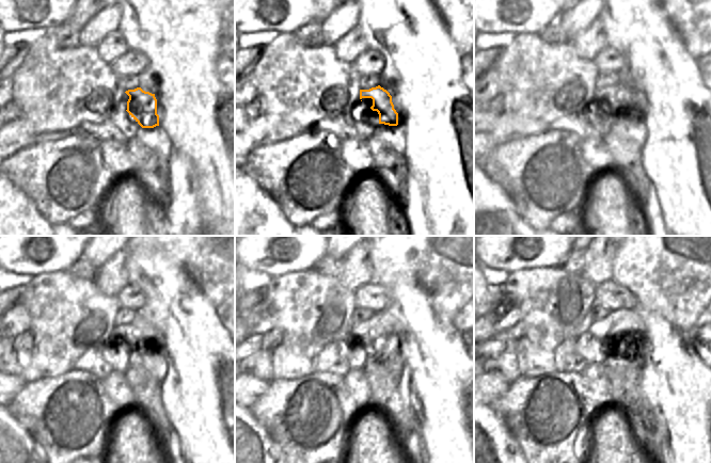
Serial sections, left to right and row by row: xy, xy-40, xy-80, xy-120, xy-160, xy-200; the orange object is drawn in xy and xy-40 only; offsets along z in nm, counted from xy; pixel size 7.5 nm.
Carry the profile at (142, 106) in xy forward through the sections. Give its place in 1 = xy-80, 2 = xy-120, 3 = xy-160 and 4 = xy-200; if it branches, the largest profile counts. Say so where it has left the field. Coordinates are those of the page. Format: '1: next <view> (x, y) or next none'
1: next xy-80 (623, 99)
2: next xy-120 (142, 332)
3: next xy-160 (382, 324)
4: next xy-200 (628, 324)

